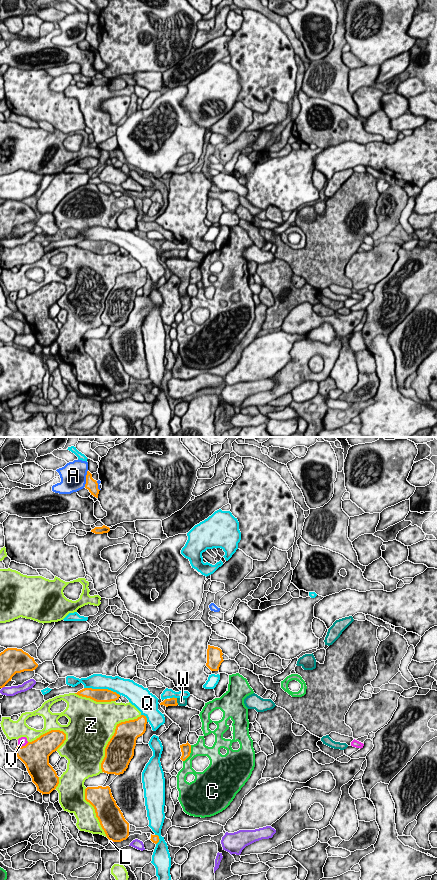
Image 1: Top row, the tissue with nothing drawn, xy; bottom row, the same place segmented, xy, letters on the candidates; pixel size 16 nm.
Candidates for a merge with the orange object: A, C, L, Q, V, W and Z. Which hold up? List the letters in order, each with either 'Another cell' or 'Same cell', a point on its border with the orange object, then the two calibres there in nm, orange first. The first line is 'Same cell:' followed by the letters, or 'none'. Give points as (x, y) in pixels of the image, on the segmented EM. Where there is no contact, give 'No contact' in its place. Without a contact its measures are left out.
Same cell: W
A: Another cell. Touches orange at xy (86, 478). Thickness 190 nm (orange) against 420 nm
C: Another cell. Touches orange at xy (189, 753). Thickness 160 nm (orange) against 220 nm
L: Another cell. Touches orange at xy (111, 840). Thickness 400 nm (orange) against 50 nm
Q: Another cell. Touches orange at xy (102, 689). Thickness 220 nm (orange) against 260 nm
V: Another cell. Touches orange at xy (23, 746). Thickness 440 nm (orange) against 140 nm
W: Same cell. Touches orange at xy (176, 701). Thickness 130 nm (orange) against 130 nm
Z: Another cell. Touches orange at xy (112, 737). Thickness 440 nm (orange) against 480 nm

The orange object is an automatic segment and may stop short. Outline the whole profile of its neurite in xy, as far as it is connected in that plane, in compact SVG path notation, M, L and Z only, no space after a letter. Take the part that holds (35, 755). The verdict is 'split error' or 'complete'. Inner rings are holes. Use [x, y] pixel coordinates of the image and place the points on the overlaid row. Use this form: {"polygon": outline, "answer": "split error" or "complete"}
{"polygon": "M51 730L25 746L16 748L16 755L26 766L37 791L50 794L59 784L56 771L49 764L49 756L66 740L60 730Z", "answer": "complete"}

